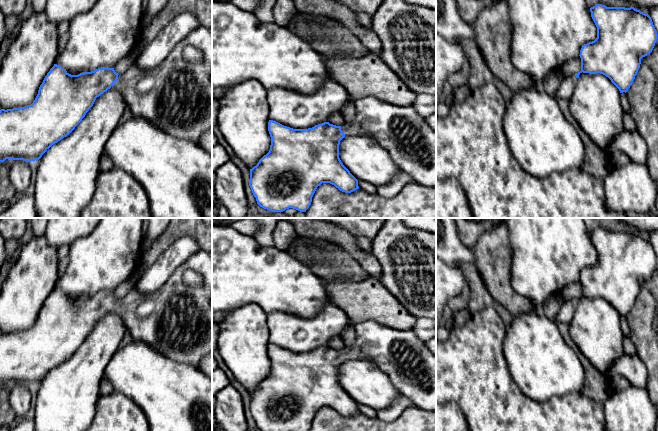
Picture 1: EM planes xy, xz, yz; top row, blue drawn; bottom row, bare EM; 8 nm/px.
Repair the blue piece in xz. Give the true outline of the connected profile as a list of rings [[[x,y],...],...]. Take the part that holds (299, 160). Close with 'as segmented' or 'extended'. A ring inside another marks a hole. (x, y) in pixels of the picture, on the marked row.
[[[373,96],[353,101],[355,119],[336,126],[329,122],[308,129],[293,129],[269,120],[271,137],[269,152],[250,169],[249,186],[257,204],[271,212],[293,208],[306,212],[312,197],[322,183],[330,183],[345,193],[357,189],[358,180],[339,158],[340,141],[348,135],[368,135],[386,149],[397,168],[407,173],[414,182],[425,187],[436,187],[436,130],[432,129],[412,106],[398,106]]]; extended

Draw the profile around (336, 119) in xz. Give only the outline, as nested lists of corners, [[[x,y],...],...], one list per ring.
[[[339,112],[331,114],[328,119],[328,122],[336,126],[342,126],[345,123],[344,119],[342,118]]]

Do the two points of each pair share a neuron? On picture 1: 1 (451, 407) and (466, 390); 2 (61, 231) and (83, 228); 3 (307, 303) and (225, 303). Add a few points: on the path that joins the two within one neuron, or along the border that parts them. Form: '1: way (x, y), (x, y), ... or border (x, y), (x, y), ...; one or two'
1: border (446, 401), (454, 401), (466, 420); two
2: way (66, 228), (78, 228); one
3: way (287, 294), (245, 294); one

